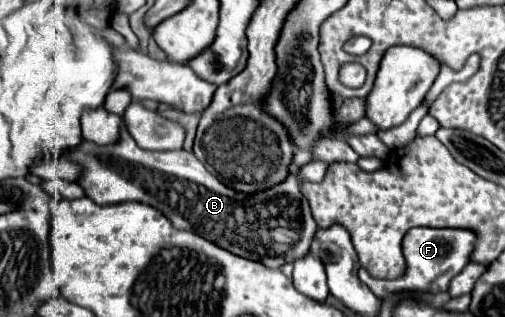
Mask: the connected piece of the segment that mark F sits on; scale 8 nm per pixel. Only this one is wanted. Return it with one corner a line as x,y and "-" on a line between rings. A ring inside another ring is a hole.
414,227
404,235
404,257
406,257
406,273
394,281
382,281
368,275
366,269
358,271
358,277
374,291
376,297
392,297
398,293
440,293
448,289
448,281
462,271
472,253
476,235
466,229
430,229
430,227

